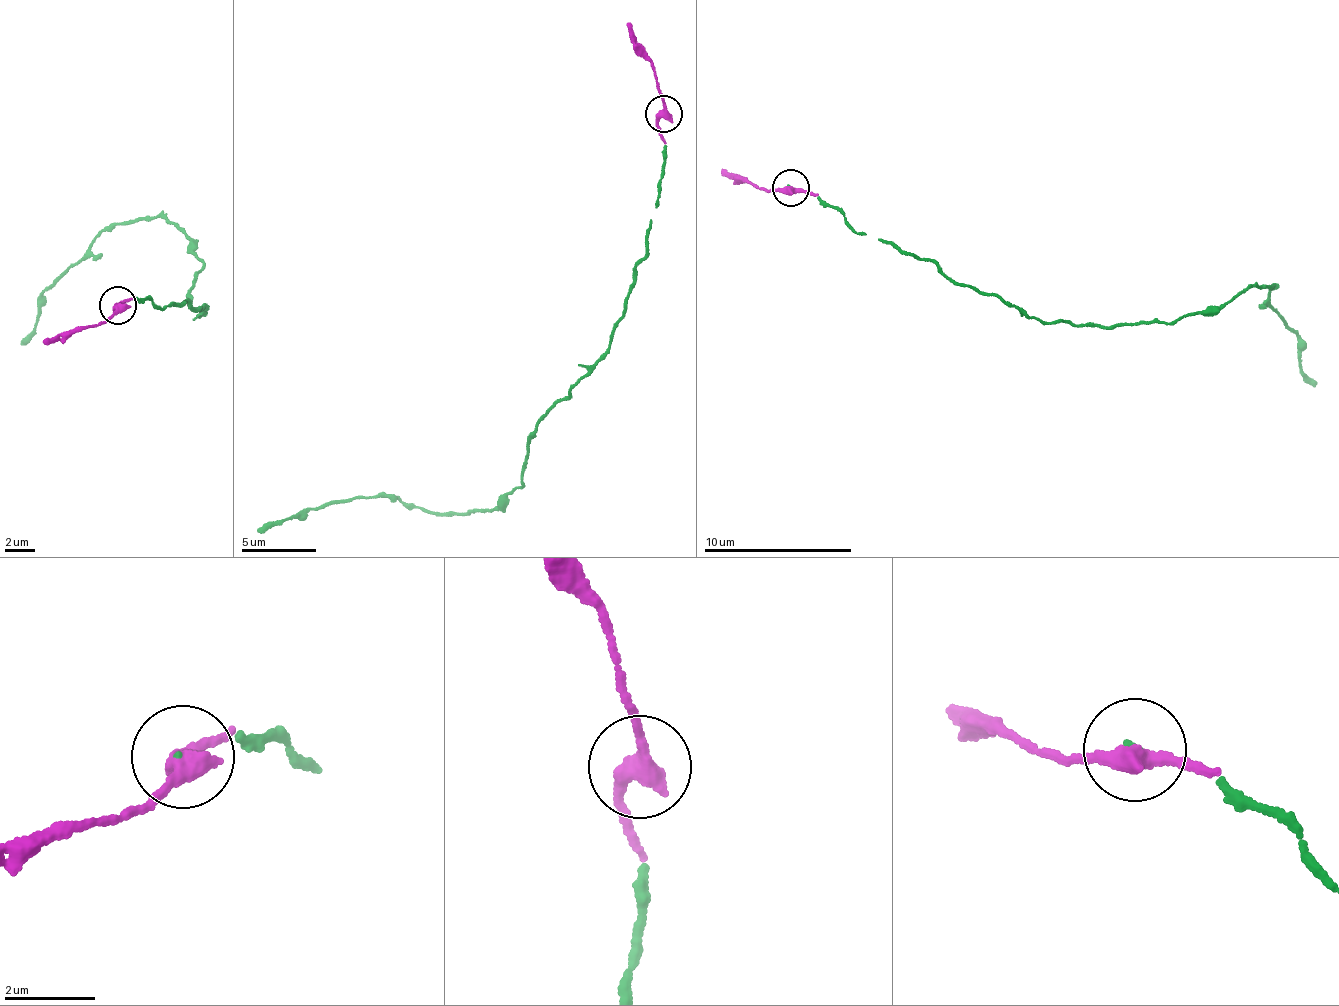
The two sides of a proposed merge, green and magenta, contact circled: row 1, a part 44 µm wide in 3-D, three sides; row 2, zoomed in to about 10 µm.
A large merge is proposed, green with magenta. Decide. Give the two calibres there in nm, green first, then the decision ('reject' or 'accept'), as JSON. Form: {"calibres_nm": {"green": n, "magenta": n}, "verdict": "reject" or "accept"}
{"calibres_nm": {"green": 50, "magenta": 360}, "verdict": "reject"}

